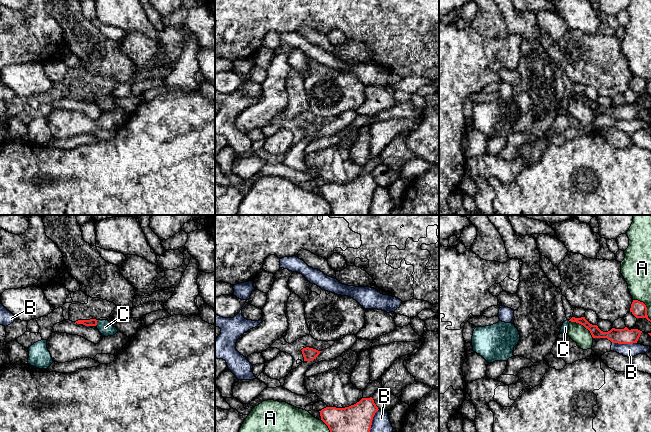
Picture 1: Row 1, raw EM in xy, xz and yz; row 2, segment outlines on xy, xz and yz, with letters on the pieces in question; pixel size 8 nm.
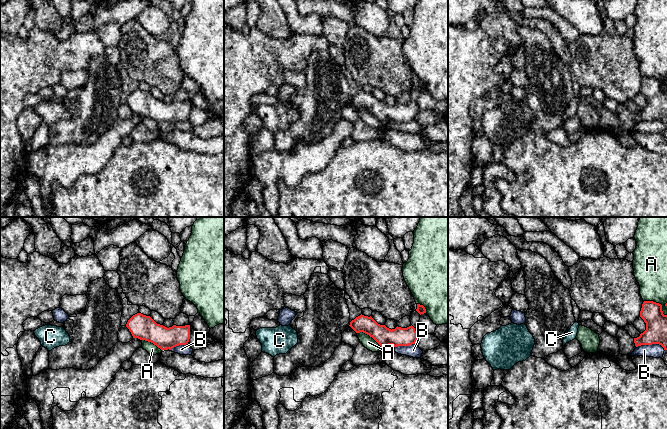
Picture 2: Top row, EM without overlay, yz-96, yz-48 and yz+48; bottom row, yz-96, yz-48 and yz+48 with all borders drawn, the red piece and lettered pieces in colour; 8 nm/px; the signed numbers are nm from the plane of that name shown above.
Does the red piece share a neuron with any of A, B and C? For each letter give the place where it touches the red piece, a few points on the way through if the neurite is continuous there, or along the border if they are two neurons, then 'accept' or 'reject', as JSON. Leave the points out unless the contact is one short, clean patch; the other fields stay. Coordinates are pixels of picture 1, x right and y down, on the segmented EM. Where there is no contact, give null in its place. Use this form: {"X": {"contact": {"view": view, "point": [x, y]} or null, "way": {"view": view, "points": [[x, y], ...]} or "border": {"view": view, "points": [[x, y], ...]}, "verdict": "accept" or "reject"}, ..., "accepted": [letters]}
{"A": {"contact": {"view": "yz", "point": [646, 307]}, "verdict": "reject"}, "B": {"contact": {"view": "yz", "point": [624, 343]}, "verdict": "reject"}, "C": {"contact": {"view": "xy", "point": [96, 323]}, "border": {"view": "xy", "points": [[98, 320], [95, 325]]}, "verdict": "reject"}, "accepted": []}

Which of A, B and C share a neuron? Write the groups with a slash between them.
A / B / C

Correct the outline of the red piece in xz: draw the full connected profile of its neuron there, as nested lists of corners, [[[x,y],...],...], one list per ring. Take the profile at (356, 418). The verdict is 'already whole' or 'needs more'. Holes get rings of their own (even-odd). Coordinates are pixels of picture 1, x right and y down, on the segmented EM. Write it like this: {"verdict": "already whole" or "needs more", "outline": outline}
{"verdict": "already whole", "outline": [[[370,397],[362,398],[349,407],[326,407],[319,412],[330,432],[370,432],[373,417],[378,410]]]}

